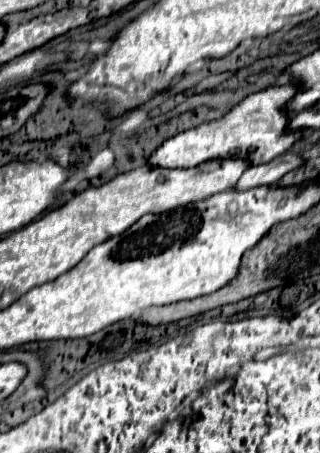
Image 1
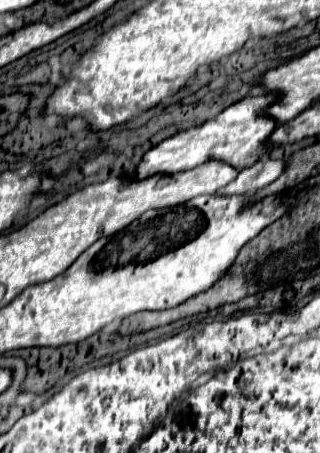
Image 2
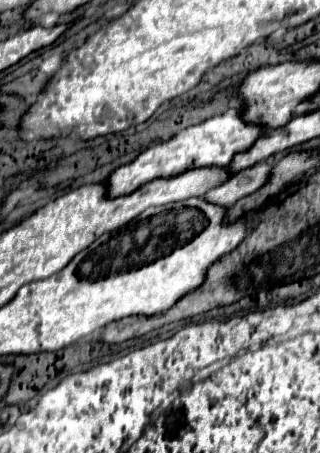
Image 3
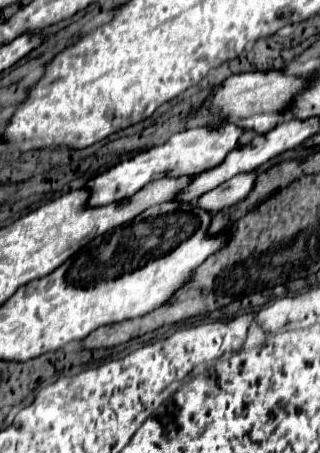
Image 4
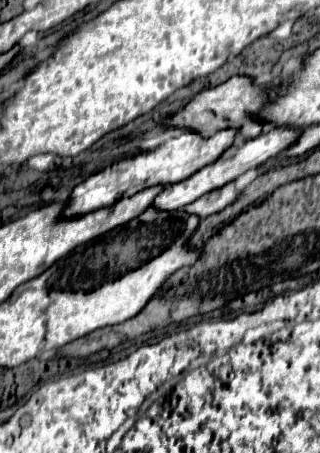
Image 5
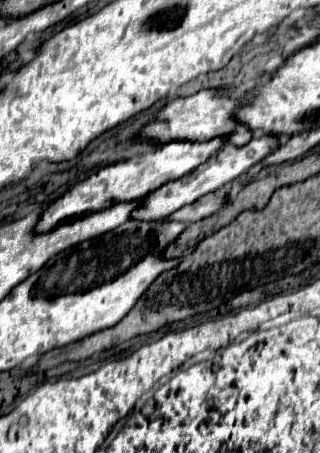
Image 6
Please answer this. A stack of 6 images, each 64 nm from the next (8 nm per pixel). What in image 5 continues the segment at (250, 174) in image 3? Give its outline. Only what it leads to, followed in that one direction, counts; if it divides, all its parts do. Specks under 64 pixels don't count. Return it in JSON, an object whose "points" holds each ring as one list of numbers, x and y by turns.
{"points":[[230,182,230,184,222,186,222,188,206,192,202,198,188,204,184,210,192,212,192,214,196,214,200,218,206,218,206,216,212,216,212,214,220,212,222,208,232,204,236,198,238,198,238,192,234,190,234,182]]}

